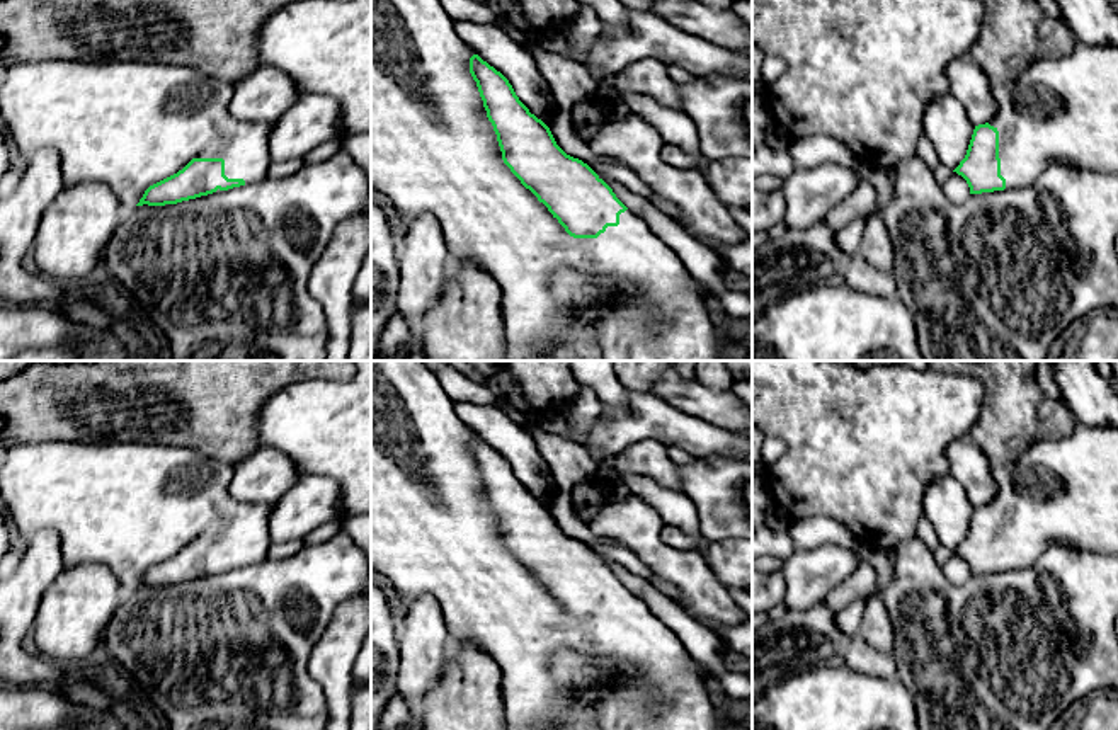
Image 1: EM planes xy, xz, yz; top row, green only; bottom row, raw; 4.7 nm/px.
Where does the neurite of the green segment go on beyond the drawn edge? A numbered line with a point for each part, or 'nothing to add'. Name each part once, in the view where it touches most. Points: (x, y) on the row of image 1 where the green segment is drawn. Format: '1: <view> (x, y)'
1: xz (434, 152)

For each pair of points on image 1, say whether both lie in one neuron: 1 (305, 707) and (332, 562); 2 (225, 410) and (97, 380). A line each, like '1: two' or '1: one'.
1: one
2: one

